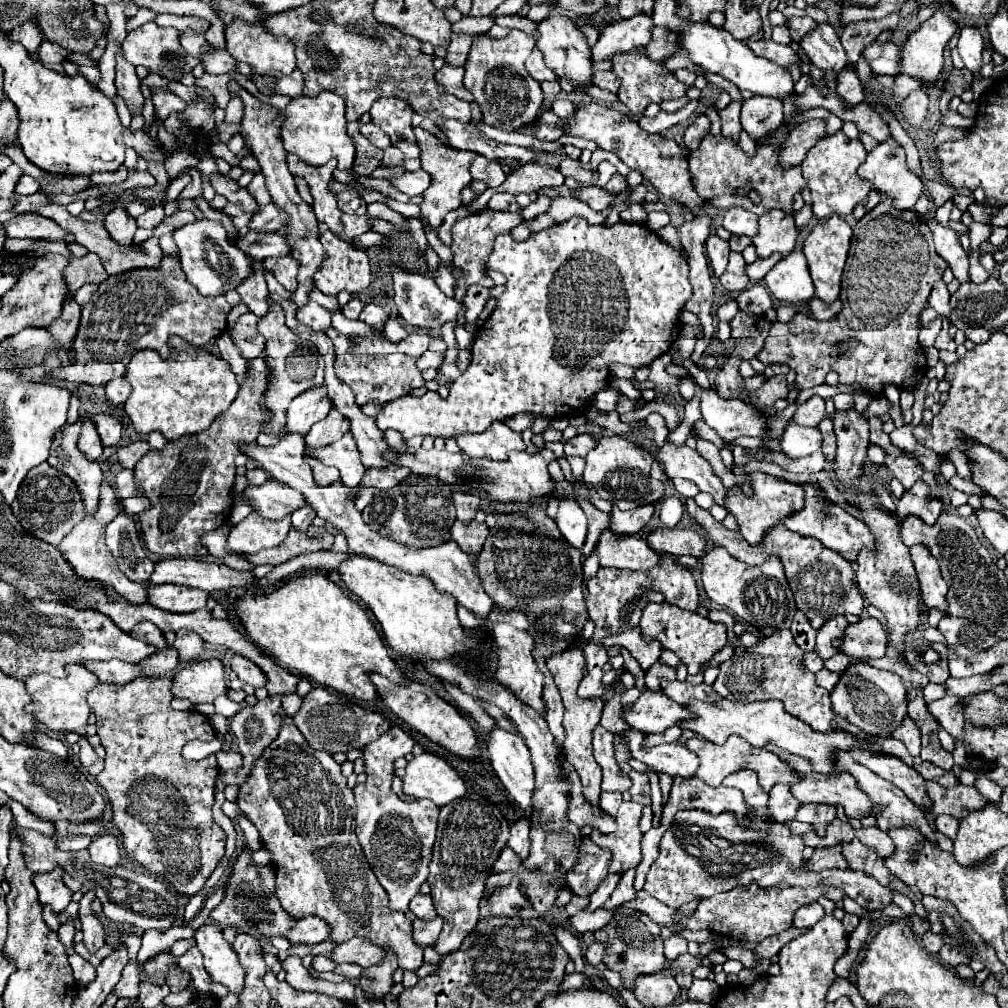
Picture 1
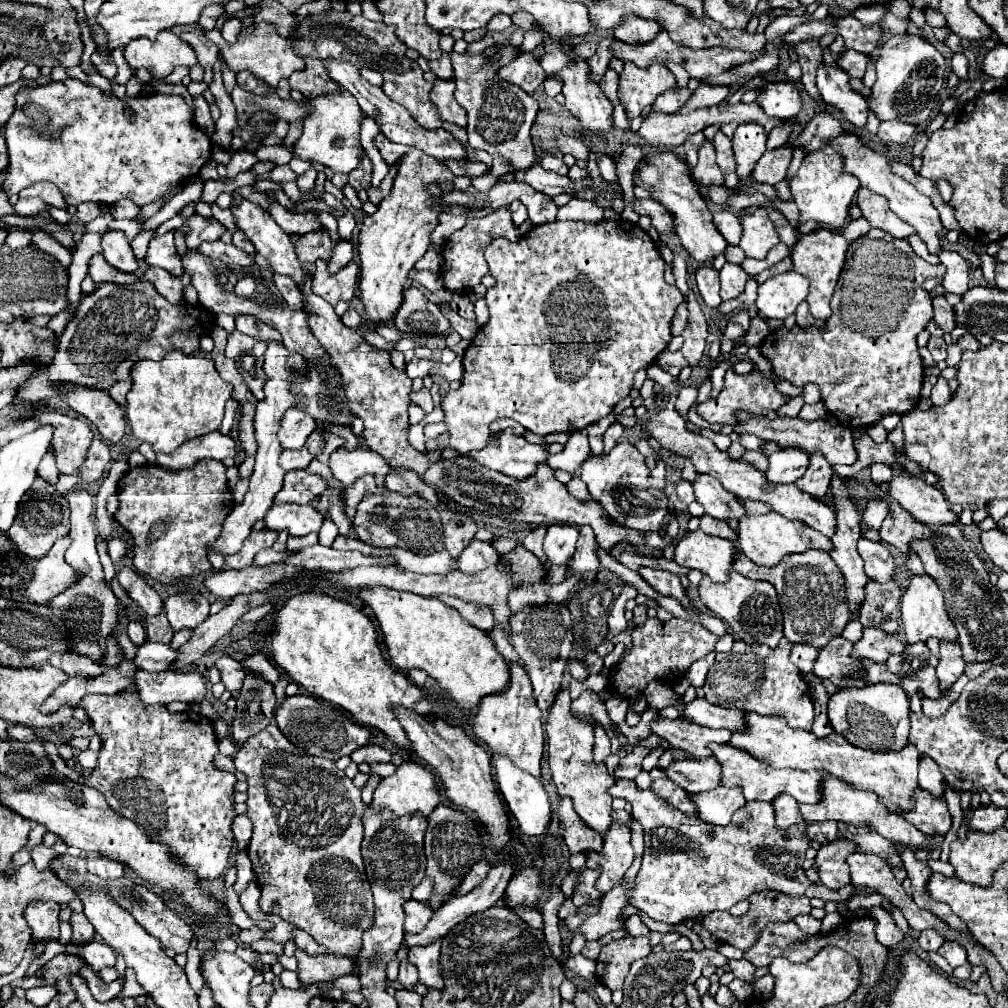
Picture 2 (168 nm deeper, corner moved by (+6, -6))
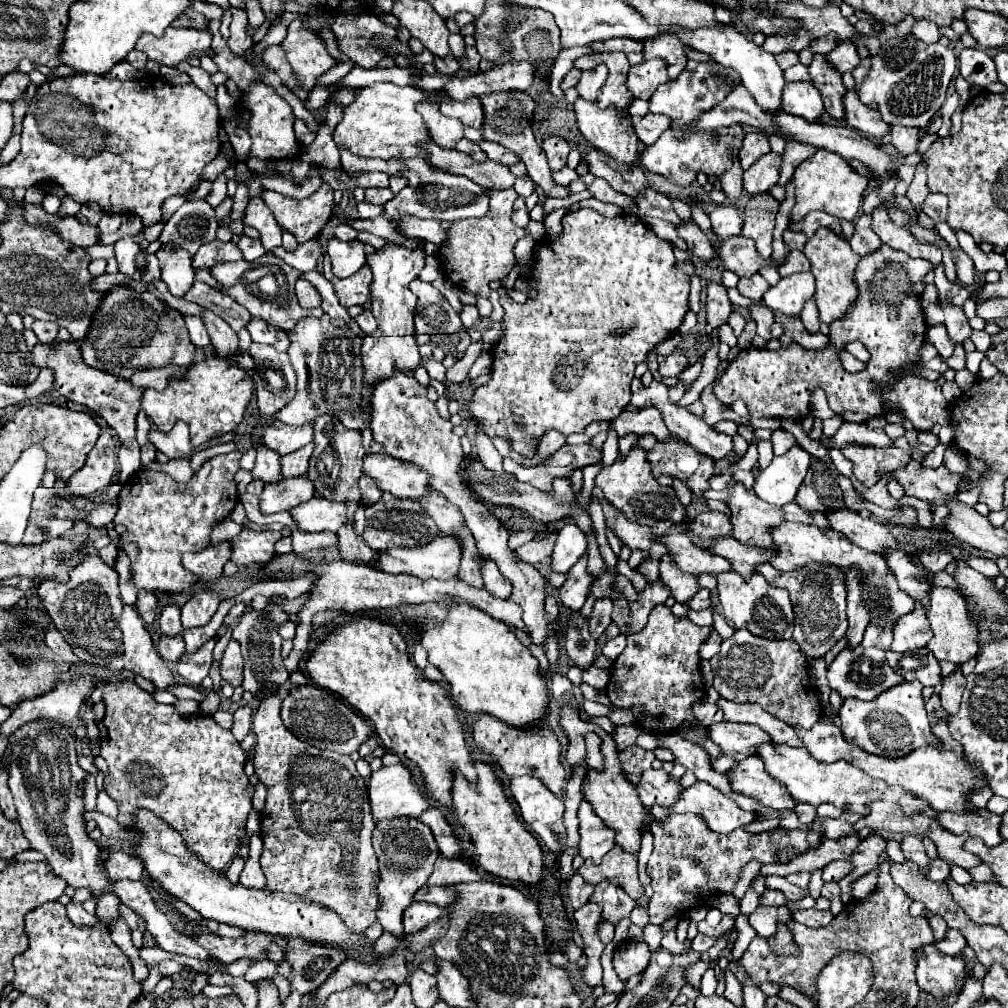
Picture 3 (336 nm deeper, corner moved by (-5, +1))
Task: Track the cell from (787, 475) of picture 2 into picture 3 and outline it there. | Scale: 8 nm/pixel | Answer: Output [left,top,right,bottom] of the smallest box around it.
[753,447,811,507]

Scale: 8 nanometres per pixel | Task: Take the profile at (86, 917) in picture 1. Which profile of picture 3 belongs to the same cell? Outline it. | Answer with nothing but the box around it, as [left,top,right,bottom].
[65,901,99,927]

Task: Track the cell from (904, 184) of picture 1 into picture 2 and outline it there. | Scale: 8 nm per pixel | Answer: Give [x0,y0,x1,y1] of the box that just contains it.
[856,188,916,238]

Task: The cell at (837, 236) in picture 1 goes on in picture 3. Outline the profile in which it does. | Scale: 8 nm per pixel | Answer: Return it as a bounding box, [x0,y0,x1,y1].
[803,229,859,323]

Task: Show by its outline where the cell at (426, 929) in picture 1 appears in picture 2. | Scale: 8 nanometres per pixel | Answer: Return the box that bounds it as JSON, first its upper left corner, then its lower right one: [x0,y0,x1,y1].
[408,940,442,988]

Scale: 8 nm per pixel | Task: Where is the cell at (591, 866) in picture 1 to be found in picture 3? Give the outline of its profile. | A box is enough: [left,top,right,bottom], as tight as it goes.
[591,881,637,925]

